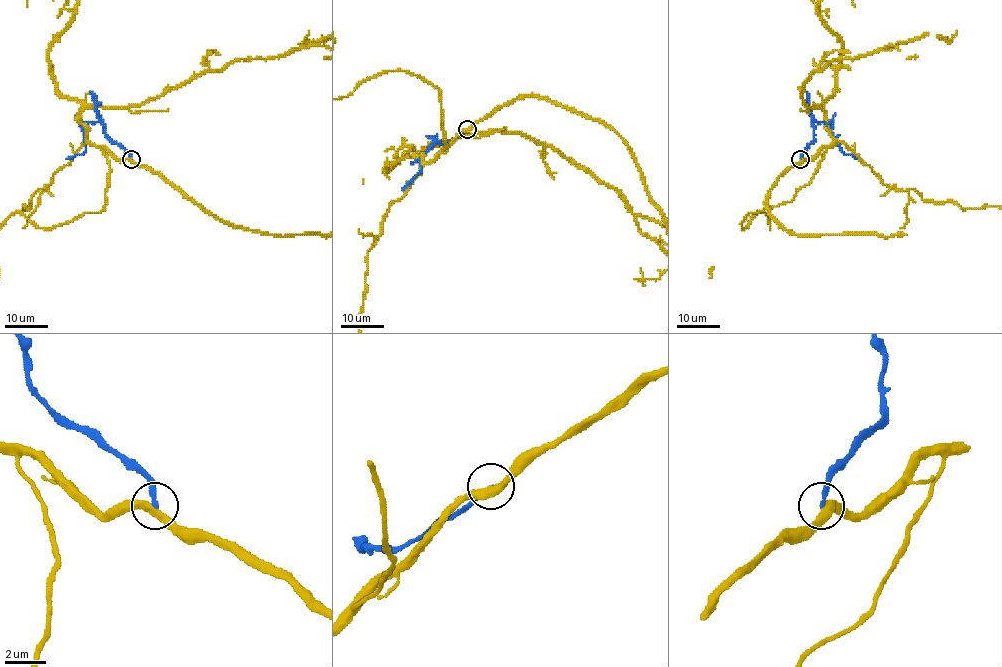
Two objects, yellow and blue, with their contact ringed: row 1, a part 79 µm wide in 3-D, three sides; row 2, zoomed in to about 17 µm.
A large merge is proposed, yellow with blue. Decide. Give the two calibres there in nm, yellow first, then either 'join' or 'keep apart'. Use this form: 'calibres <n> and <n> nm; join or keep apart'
calibres 400 and 200 nm; keep apart

